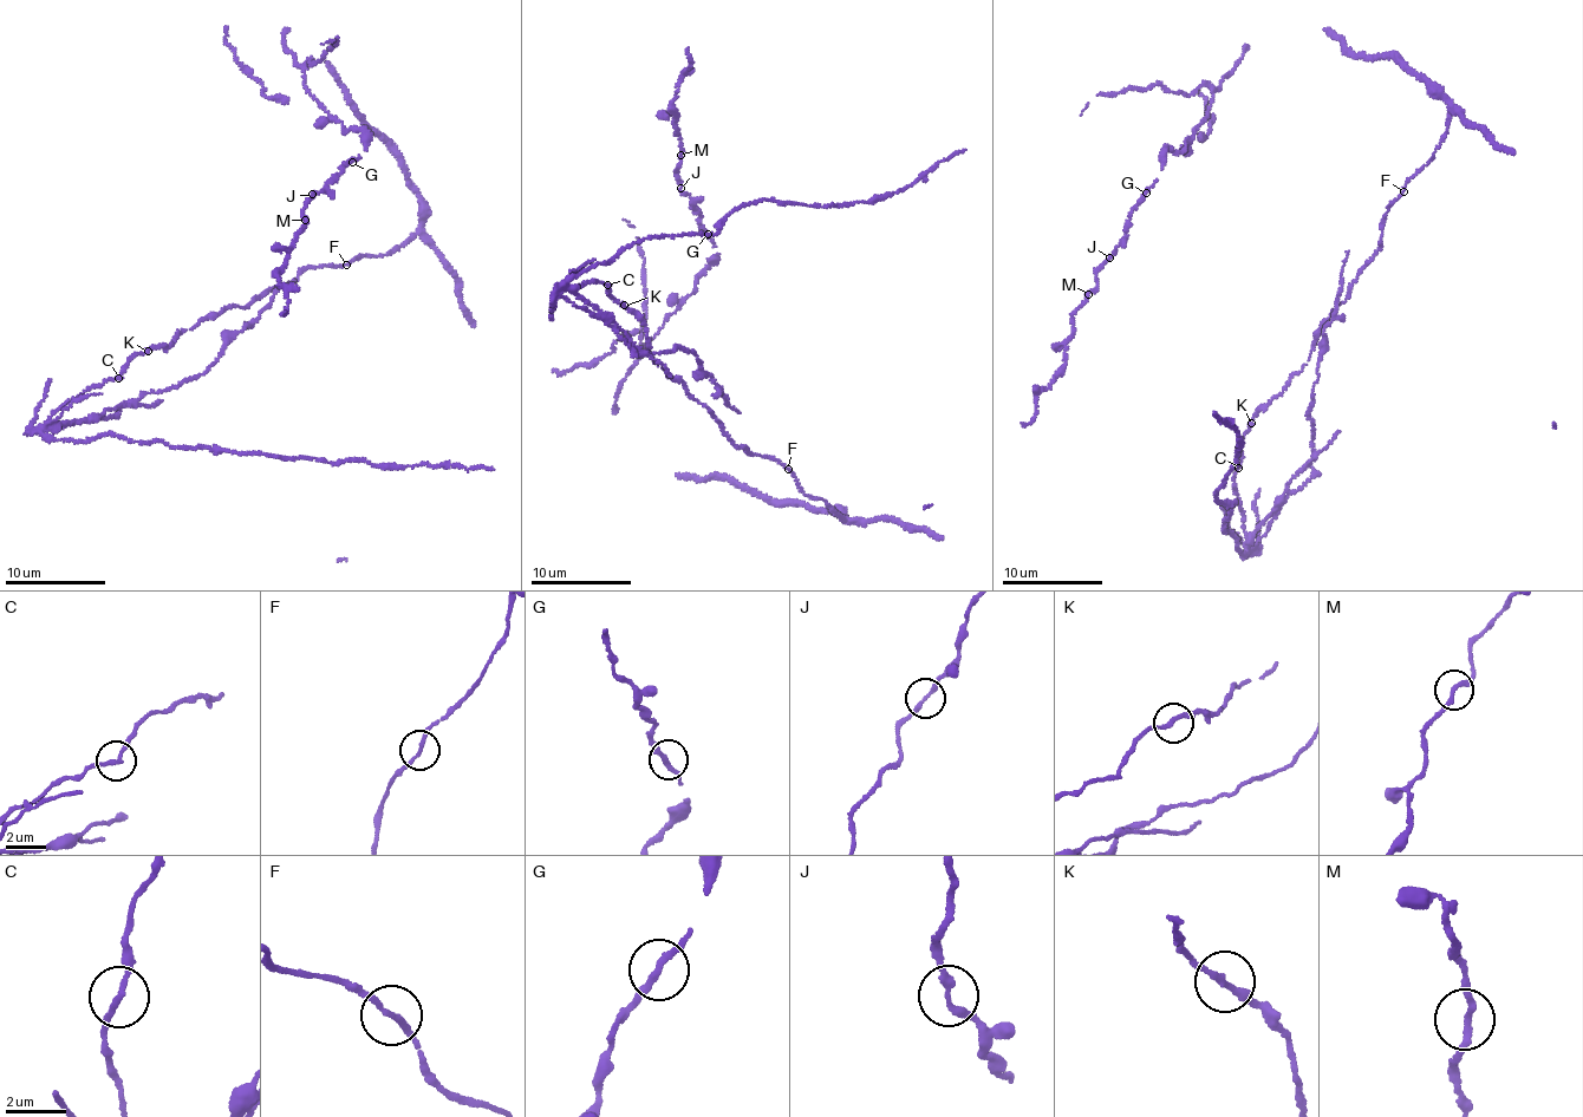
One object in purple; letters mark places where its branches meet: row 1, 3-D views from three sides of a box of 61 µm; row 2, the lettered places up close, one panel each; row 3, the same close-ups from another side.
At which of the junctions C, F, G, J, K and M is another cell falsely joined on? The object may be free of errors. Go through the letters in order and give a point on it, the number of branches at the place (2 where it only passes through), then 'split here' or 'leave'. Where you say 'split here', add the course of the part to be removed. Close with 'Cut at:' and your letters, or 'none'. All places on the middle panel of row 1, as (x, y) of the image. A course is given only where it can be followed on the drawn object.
C: at (607, 285); 2 branches meet; split here; foreign part runs (606, 285), (564, 283), (646, 239), (714, 235), (735, 209), (764, 200), (873, 203), (965, 150)
F: at (788, 469); 2 branches meet; leave
G: at (708, 234); 2 branches meet; leave
J: at (681, 188); 2 branches meet; leave
K: at (624, 305); 2 branches meet; leave
M: at (681, 155); 2 branches meet; leave
Cut at: C

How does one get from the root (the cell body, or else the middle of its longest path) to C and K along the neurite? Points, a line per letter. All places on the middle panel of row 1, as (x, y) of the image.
C: (788, 469), (733, 444), (705, 404), (690, 398), (682, 381), (655, 363), (644, 325), (606, 285)
K: (788, 469), (780, 461), (733, 444), (705, 404), (690, 398), (682, 381), (655, 363), (644, 325), (624, 305)

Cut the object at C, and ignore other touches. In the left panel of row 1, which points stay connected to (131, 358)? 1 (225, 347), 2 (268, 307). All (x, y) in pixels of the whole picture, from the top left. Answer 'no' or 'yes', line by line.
1: no
2: no

